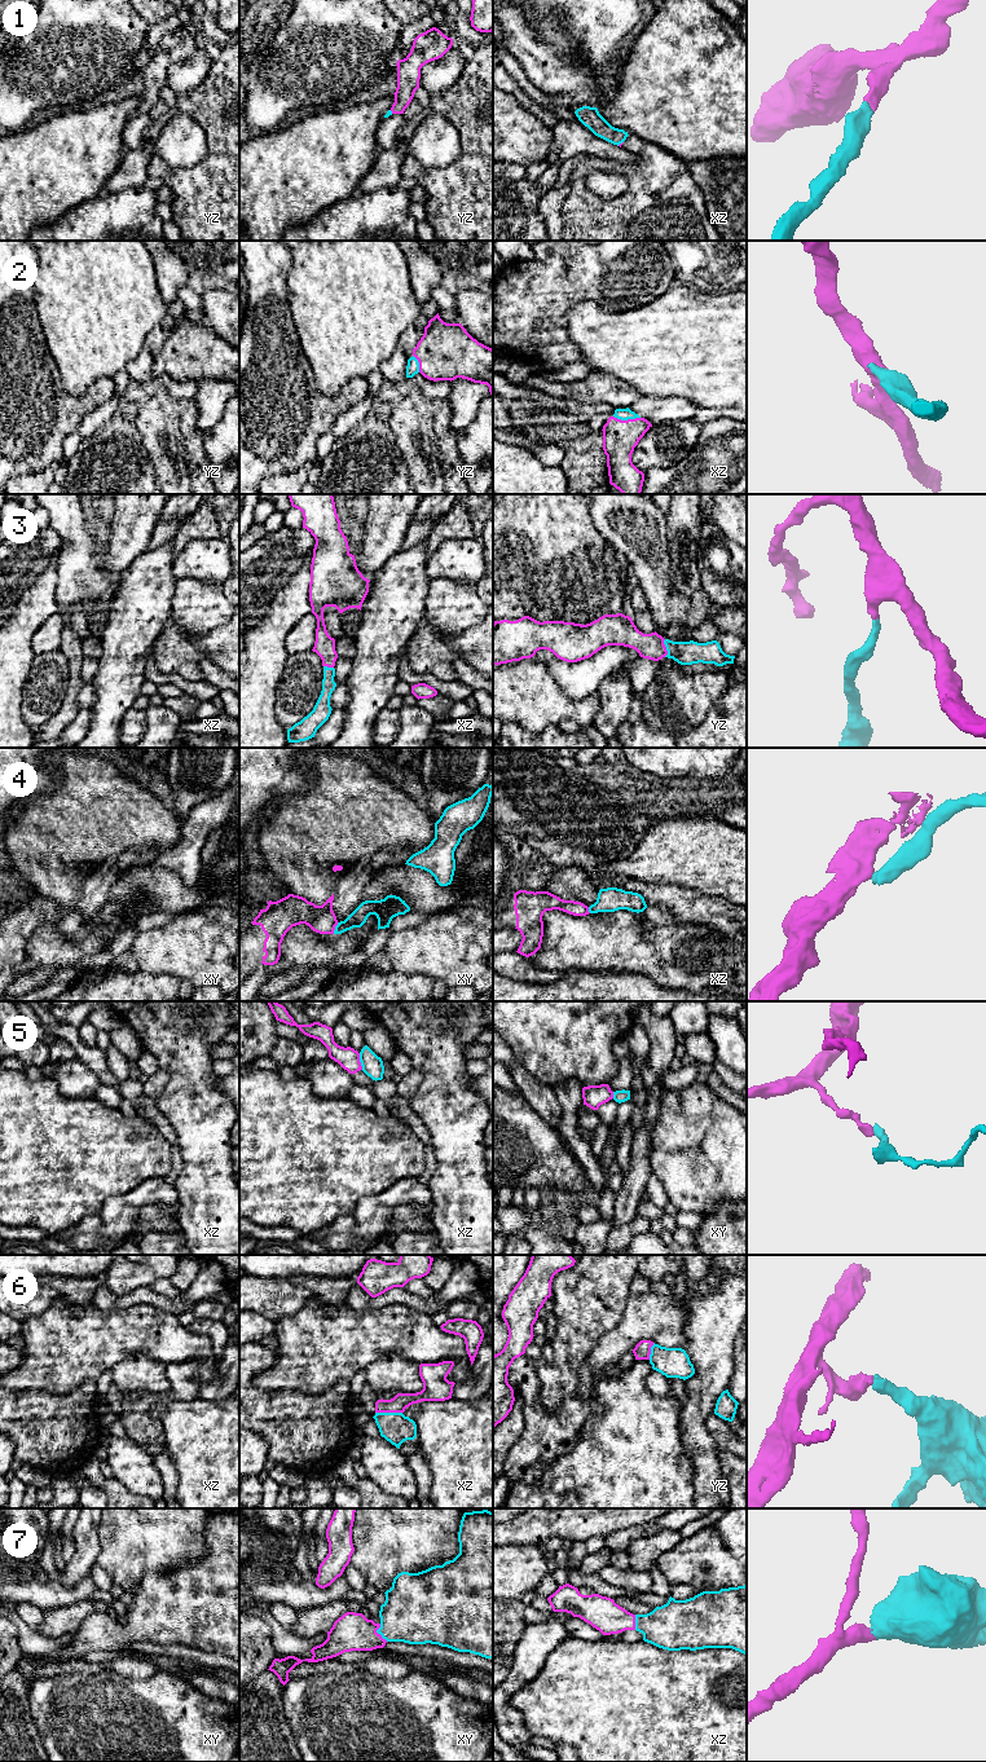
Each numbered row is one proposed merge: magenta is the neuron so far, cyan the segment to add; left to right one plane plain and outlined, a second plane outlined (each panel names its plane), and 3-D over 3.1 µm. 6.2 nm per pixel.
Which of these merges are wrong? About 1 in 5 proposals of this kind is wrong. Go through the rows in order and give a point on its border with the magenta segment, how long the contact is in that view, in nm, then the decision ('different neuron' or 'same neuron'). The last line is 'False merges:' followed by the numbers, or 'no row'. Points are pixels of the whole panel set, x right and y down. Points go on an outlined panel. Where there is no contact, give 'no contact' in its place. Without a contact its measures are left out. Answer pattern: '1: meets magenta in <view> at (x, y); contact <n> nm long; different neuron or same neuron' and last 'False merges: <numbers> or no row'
1: meets magenta in xz at (620, 144); contact 50 nm long; same neuron
2: meets magenta in xz at (628, 419); contact 170 nm long; same neuron
3: meets magenta in yz at (665, 648); contact 110 nm long; same neuron
4: meets magenta in xy at (334, 928); contact 80 nm long; different neuron
5: meets magenta in xz at (359, 1061); contact 110 nm long; different neuron
6: meets magenta in xz at (388, 1412); contact 170 nm long; same neuron
7: meets magenta in xy at (377, 1633); contact 120 nm long; same neuron
False merges: 4, 5

